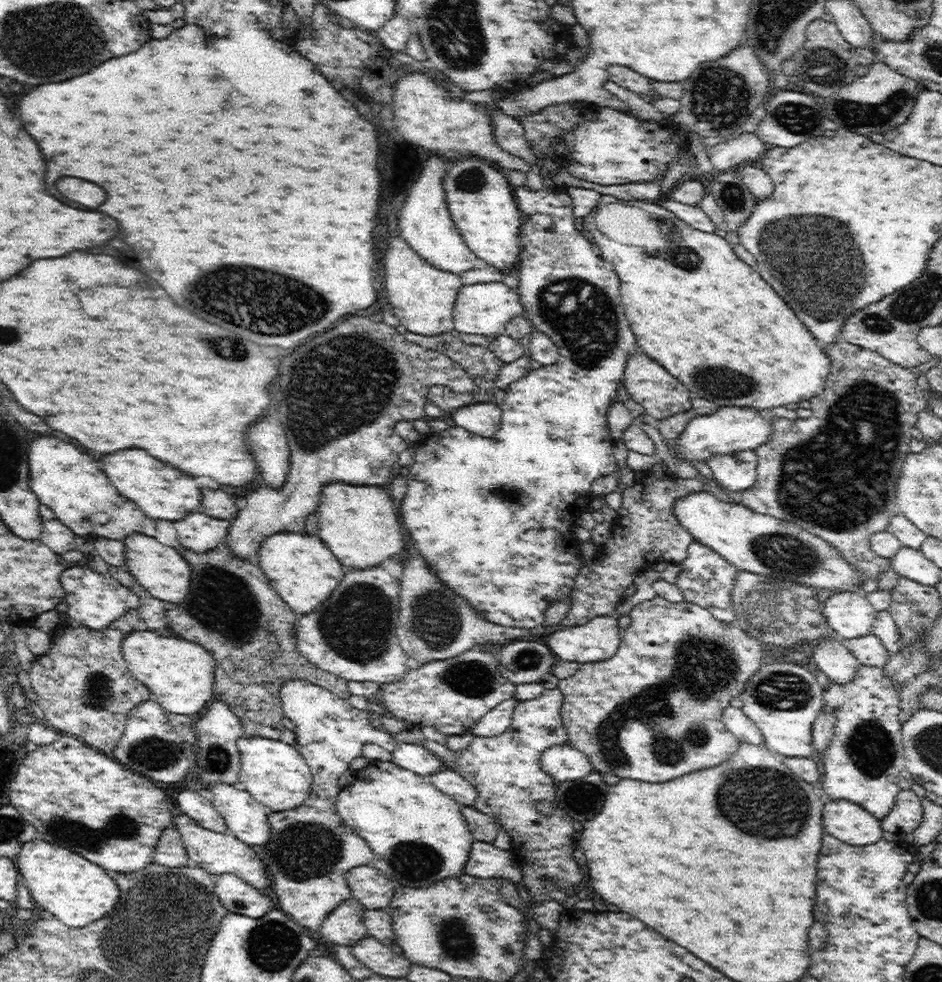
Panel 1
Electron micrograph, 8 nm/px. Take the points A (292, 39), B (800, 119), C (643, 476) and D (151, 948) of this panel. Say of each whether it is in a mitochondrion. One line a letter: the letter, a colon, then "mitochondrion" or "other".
A: other
B: mitochondrion
C: other
D: mitochondrion

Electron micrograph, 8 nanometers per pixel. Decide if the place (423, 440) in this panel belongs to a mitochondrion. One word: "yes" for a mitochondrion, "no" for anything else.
no

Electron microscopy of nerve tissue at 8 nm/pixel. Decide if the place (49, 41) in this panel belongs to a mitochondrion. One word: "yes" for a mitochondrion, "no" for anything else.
yes

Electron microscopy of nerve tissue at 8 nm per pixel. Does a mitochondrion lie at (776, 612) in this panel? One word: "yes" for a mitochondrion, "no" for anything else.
yes

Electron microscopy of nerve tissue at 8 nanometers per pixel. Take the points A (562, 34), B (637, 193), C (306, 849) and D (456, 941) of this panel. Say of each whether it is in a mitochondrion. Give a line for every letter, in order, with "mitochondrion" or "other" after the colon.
A: other
B: other
C: mitochondrion
D: mitochondrion

